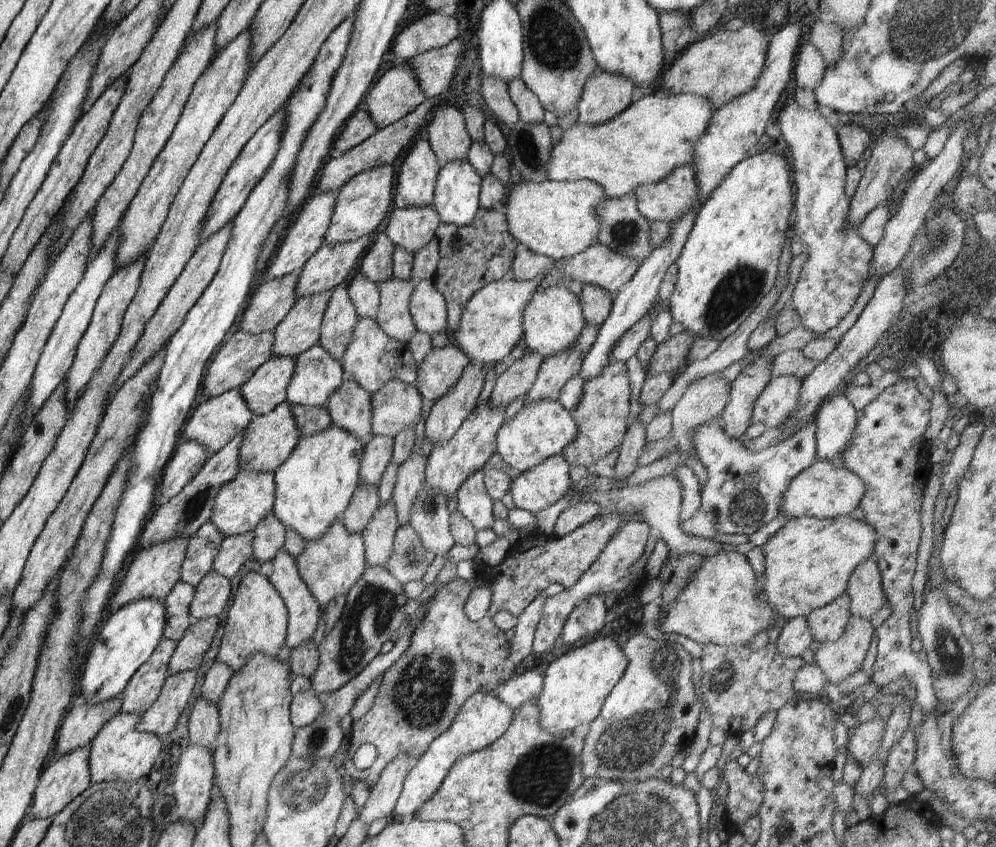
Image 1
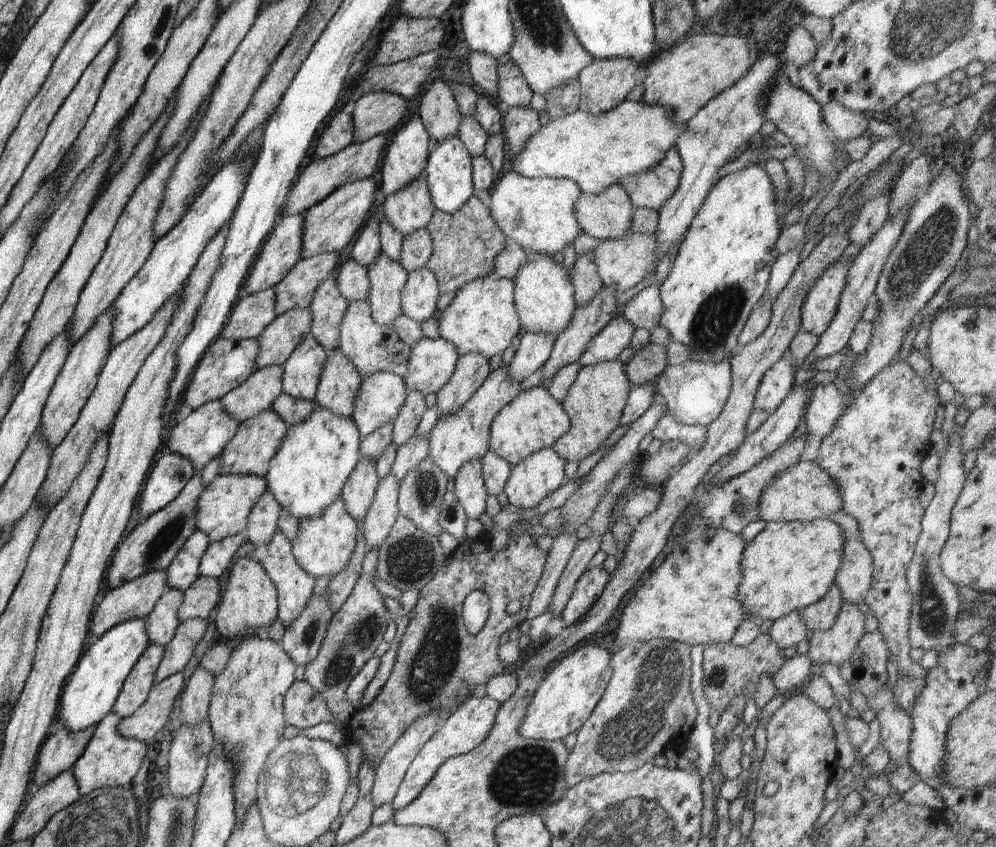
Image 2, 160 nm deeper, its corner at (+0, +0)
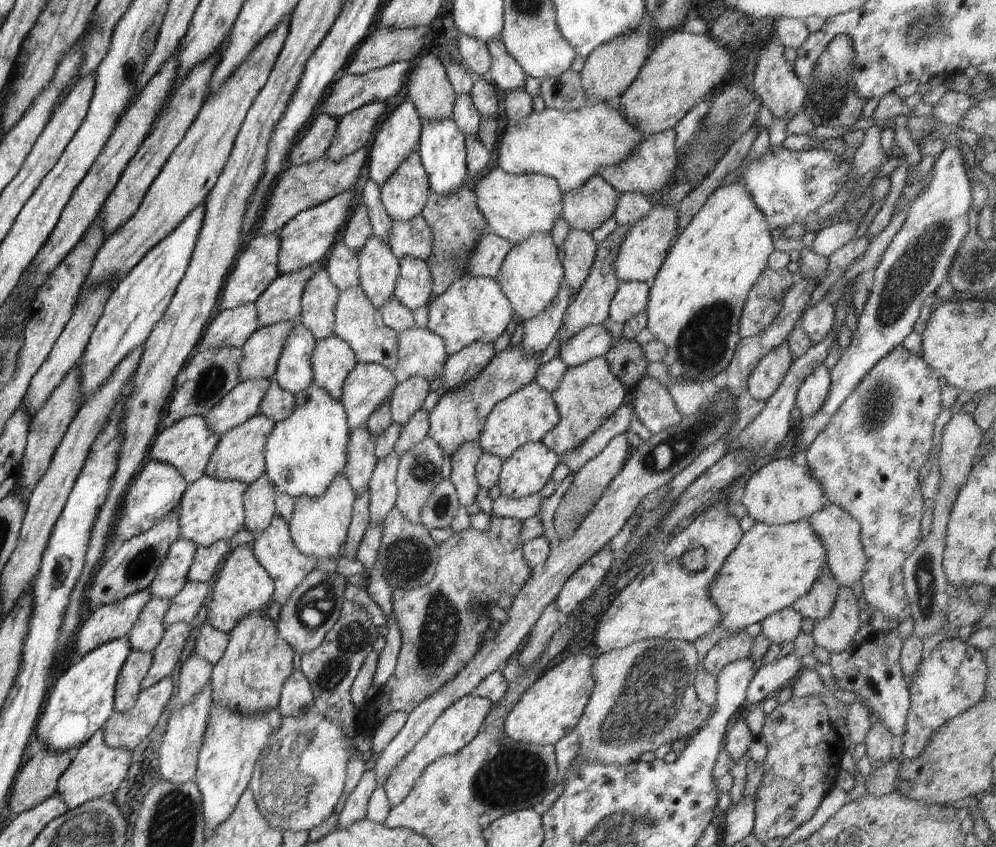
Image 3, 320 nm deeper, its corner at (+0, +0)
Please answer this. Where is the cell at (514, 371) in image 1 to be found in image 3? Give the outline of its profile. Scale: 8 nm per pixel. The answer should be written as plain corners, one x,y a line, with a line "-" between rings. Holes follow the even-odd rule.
564,280
558,288
557,299
554,299
544,311
524,321
524,333
520,346
532,354
540,354
548,348
556,332
561,327
563,316
568,308
571,290

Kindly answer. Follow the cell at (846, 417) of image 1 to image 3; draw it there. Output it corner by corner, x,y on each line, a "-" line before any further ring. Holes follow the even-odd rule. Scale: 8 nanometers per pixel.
823,363
819,364
801,384
796,395
796,407
800,409
802,418
817,411
826,400
831,385
829,372

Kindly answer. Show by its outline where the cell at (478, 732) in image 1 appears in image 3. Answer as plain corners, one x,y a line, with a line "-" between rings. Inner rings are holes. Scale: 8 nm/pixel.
472,695
463,696
457,700
451,707
448,707
428,729
428,732
414,745
414,748
403,756
403,759
393,771
390,771
390,776
385,780
383,789
386,796
391,802
391,806
395,807
406,798
406,795
412,790
417,778
422,774
422,771
432,764
438,758
454,754
463,746
466,746
477,733
485,716
490,712
492,703
482,697
473,697

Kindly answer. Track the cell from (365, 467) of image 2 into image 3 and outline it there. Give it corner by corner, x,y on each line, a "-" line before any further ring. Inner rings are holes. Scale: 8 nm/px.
366,426
351,429
347,446
347,461
343,468
357,496
367,491
372,471
377,463
373,436

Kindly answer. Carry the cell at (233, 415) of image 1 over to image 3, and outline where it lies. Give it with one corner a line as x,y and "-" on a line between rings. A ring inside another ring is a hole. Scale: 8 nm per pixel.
194,415
180,419
158,434
149,448
149,460
166,463
181,472
188,483
195,483
205,474
210,455
218,444
220,435
214,434
203,417

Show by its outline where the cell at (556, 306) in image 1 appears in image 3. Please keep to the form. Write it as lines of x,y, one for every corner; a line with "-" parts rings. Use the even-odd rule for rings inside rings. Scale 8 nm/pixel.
534,232
520,244
515,244
503,260
495,279
522,322
544,311
557,299
558,288
565,280
565,270
558,258
557,249
551,235

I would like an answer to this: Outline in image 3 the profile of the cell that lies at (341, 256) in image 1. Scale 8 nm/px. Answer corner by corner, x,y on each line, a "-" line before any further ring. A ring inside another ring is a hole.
324,260
316,261
302,270
277,276
254,303
257,310
257,328
299,320
301,296
307,280
313,272
322,268

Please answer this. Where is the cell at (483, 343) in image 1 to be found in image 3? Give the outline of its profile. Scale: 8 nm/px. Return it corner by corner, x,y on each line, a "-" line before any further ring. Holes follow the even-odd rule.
464,275
450,284
440,296
433,297
428,306
426,330
442,338
448,357
474,341
494,344
515,314
498,281
490,277

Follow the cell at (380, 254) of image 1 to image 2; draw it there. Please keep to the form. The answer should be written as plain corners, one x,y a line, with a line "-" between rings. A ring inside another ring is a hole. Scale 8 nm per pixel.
369,216
365,225
358,231
358,238
352,246
351,257
356,259
359,265
374,264
374,259
381,252
379,241
379,220
376,216

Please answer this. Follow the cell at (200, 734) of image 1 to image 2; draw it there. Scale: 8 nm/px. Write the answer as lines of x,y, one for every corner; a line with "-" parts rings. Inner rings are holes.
202,667
194,669
179,697
180,710
184,713
186,723
196,726
207,720
214,681
211,672

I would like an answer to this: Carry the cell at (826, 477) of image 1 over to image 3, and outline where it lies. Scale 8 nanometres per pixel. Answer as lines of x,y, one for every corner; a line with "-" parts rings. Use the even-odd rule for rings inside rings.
774,457
757,472
754,472
748,481
745,482
743,496
740,502
746,507
747,515
753,518
756,523
769,525
787,525
797,520
808,519
810,515
822,510
828,504
821,484
812,476
808,467
798,465
792,457

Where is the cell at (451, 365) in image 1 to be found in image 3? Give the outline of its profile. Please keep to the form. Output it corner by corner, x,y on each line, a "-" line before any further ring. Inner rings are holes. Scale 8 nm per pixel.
414,326
397,333
397,342
397,363
394,370
391,371
394,373
398,383
413,376
423,376
428,382
439,380
438,374
442,372
444,363
448,358
445,353
445,342
440,336
421,327

